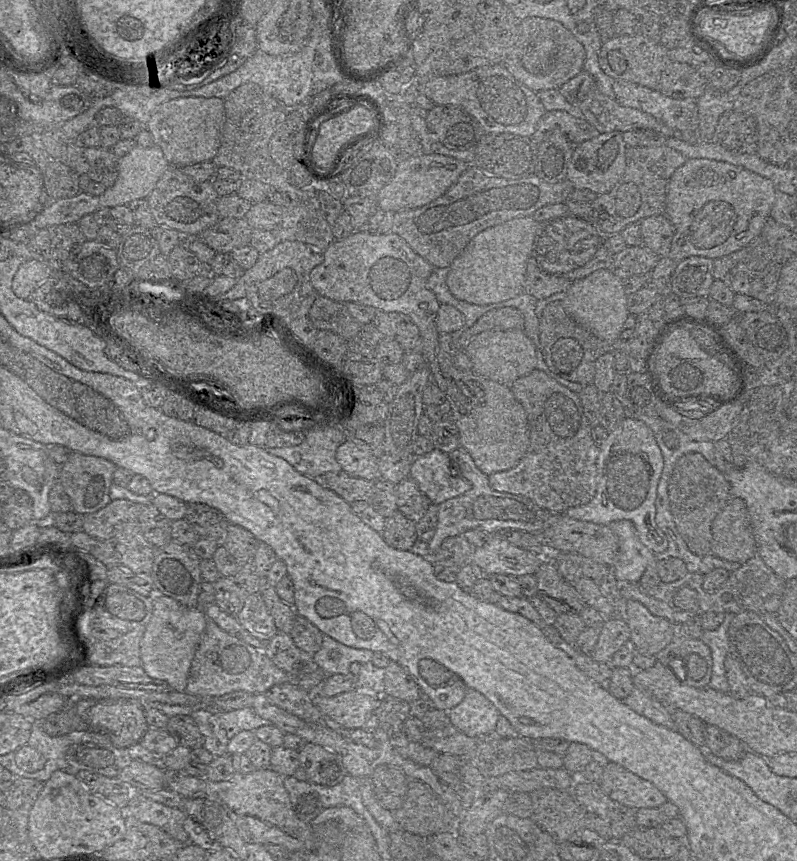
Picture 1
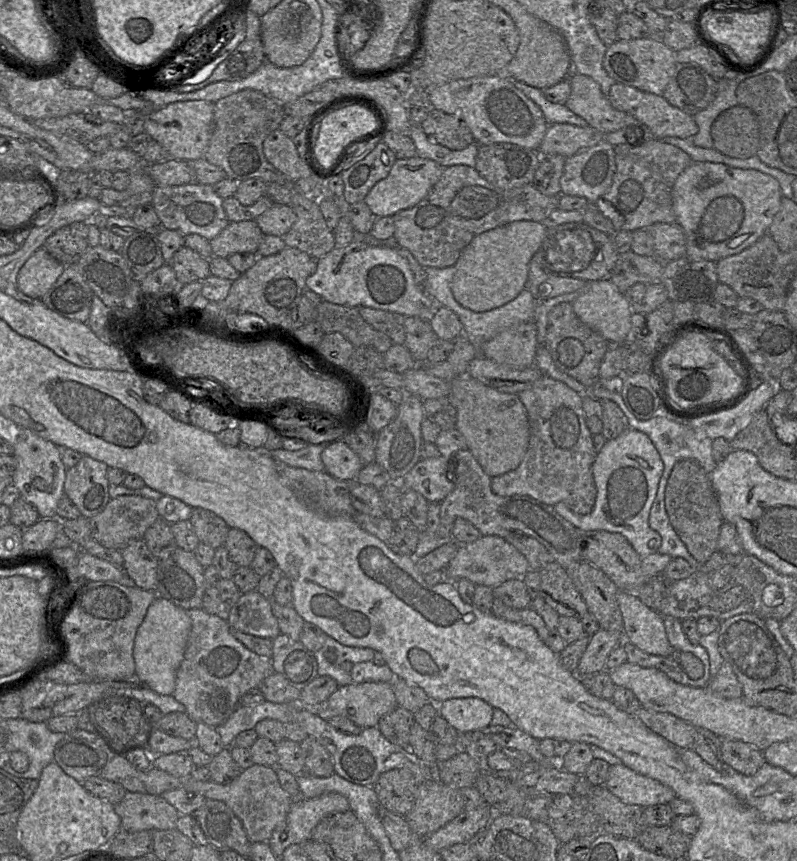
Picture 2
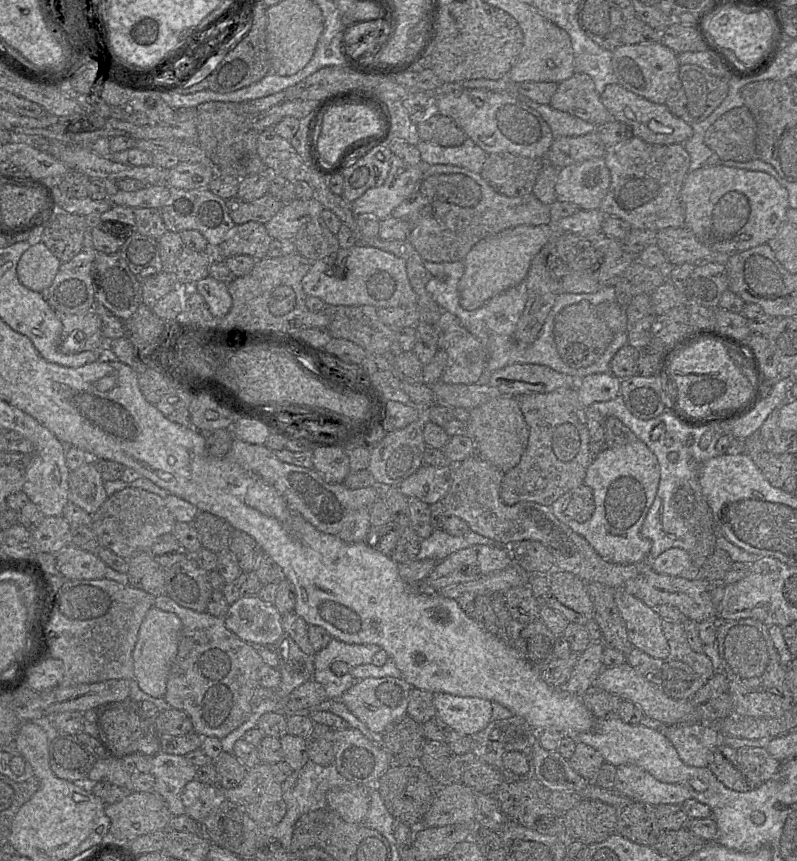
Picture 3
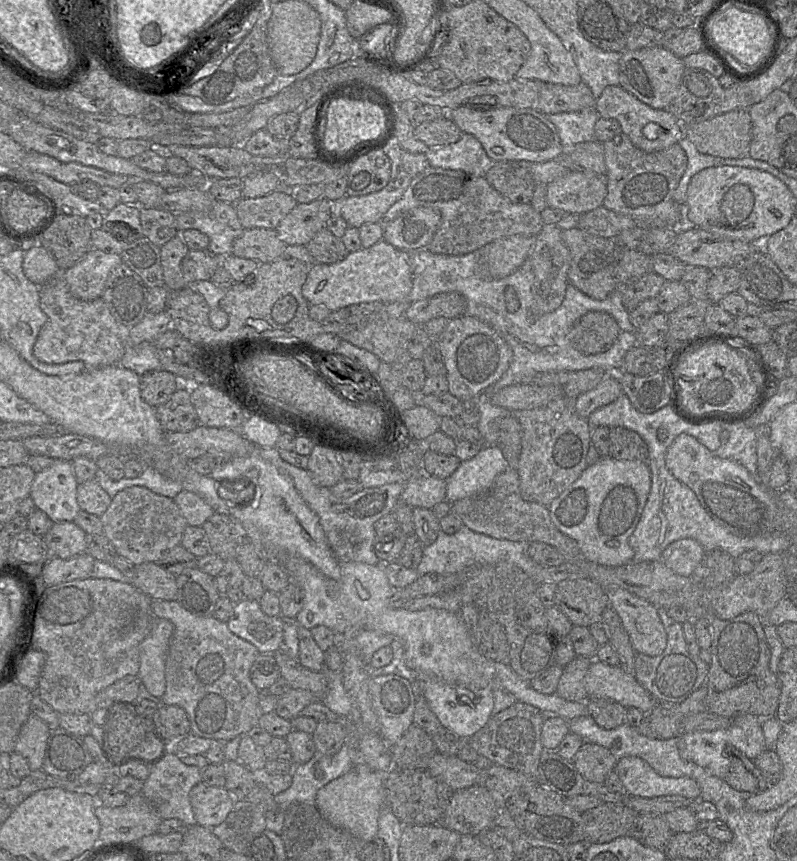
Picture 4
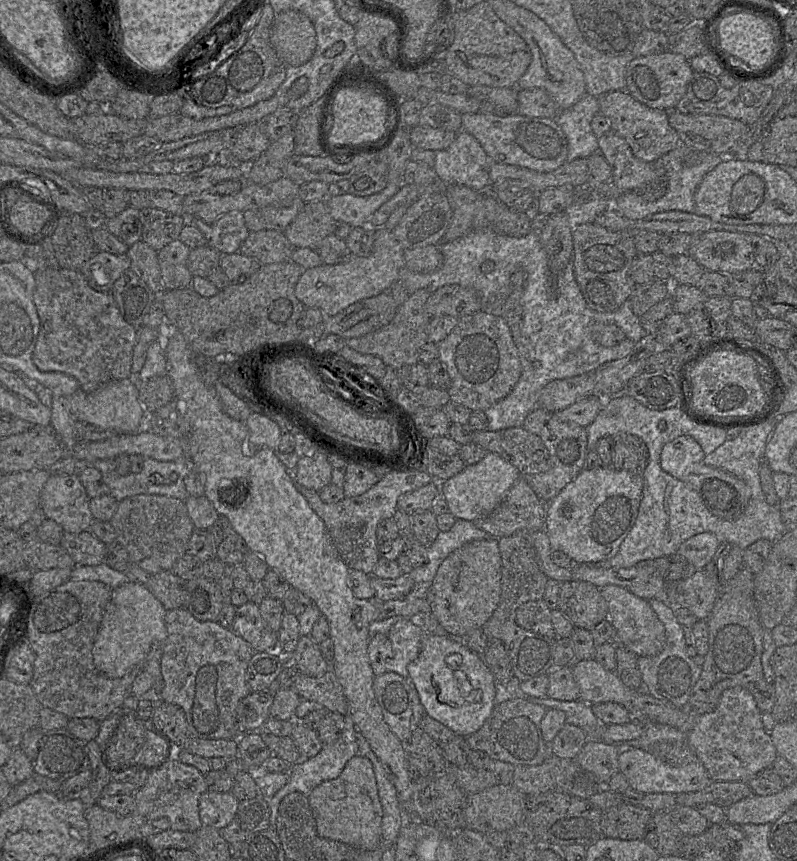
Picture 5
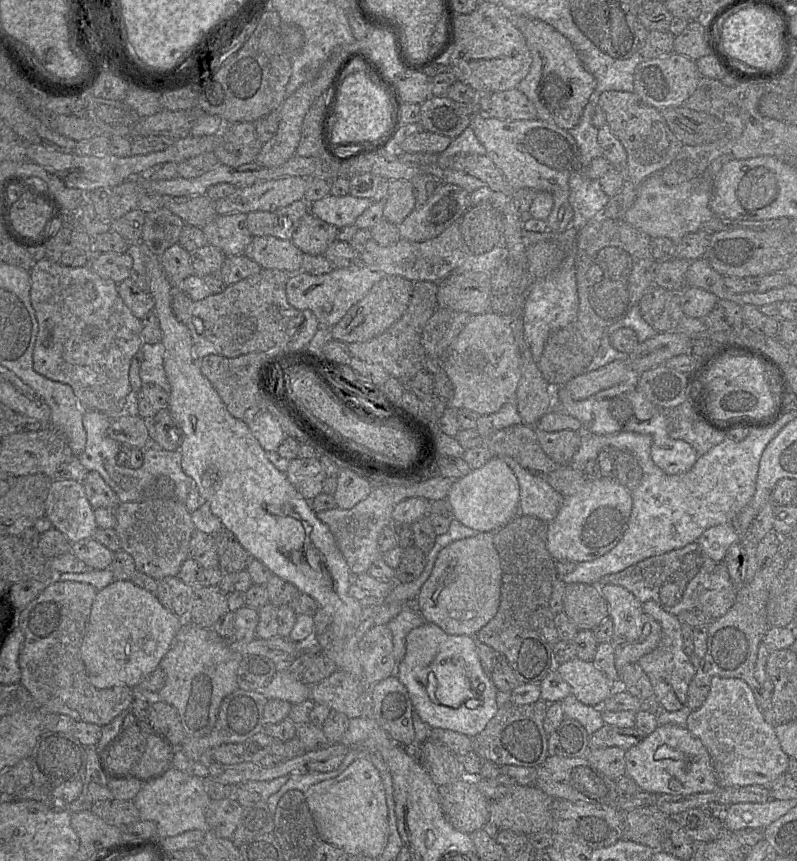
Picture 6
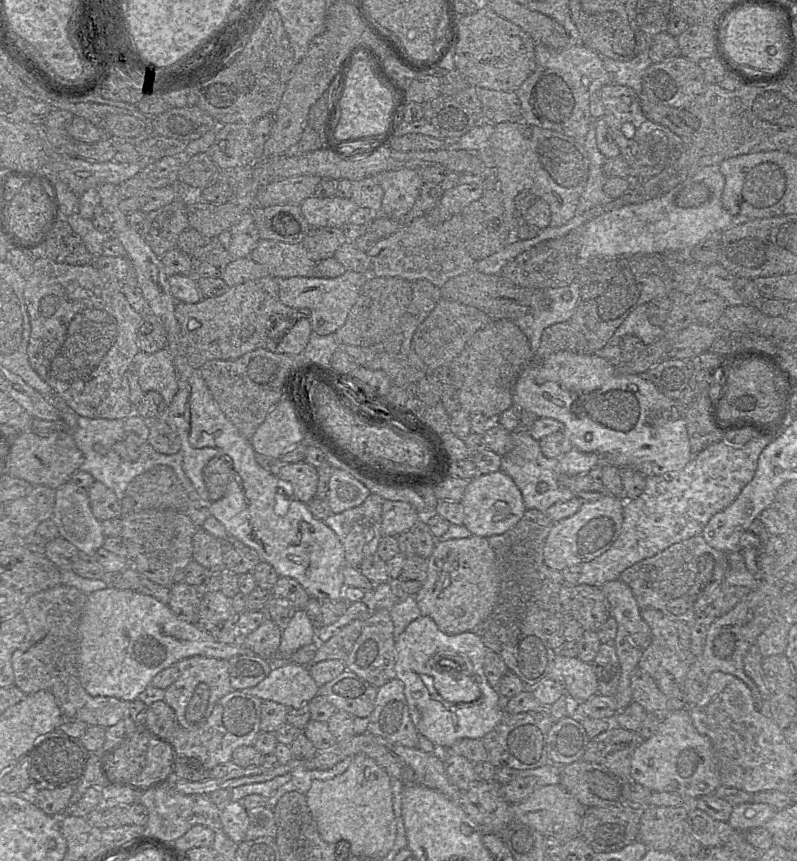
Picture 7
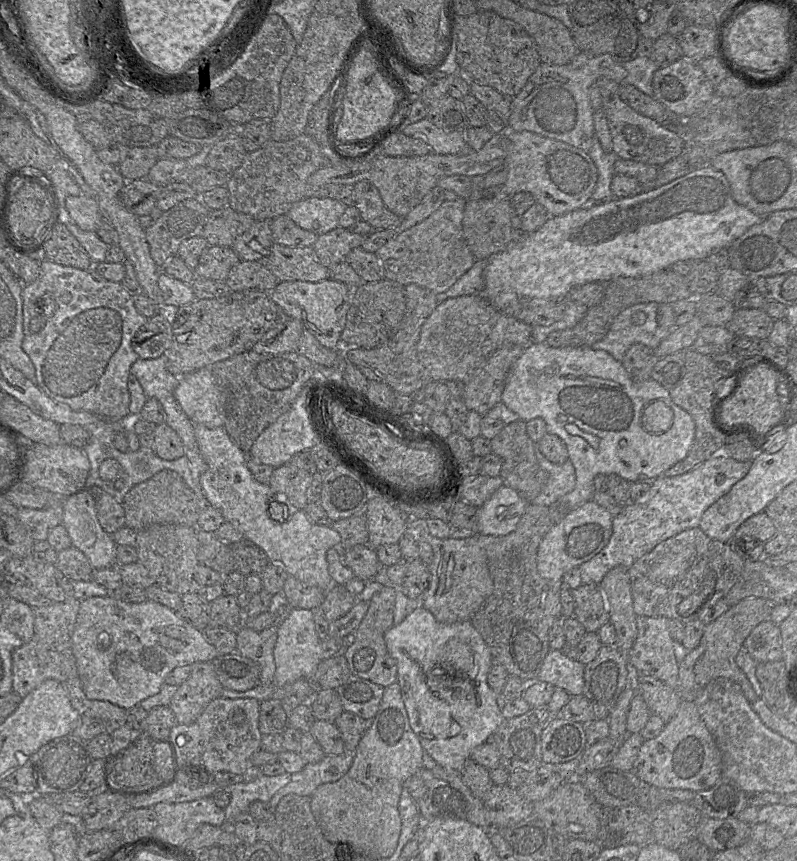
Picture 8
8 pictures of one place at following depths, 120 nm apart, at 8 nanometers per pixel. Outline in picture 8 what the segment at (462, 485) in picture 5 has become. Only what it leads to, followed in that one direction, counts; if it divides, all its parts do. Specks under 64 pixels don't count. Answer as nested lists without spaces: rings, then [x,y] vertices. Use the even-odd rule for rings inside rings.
[[[503,484],[478,508],[477,533],[505,536],[513,532],[529,503],[515,490]]]

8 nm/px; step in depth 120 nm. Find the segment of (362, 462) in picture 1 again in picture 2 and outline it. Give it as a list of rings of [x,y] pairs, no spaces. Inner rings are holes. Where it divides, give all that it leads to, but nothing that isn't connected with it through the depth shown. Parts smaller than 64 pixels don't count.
[[[343,441],[329,444],[321,453],[325,472],[336,480],[355,482],[363,464]]]

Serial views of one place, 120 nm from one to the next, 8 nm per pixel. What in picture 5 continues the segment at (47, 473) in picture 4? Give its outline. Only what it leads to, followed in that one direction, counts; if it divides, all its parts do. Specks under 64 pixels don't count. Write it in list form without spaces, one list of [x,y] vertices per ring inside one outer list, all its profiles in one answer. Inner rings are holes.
[[[78,474],[50,475],[42,488],[39,507],[64,532],[78,534],[89,530],[93,521],[89,500]]]

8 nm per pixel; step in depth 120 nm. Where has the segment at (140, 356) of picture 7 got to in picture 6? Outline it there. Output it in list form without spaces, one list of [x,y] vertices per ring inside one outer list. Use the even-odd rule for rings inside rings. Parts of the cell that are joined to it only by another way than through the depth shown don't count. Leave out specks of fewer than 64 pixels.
[[[161,342],[155,344],[143,343],[140,347],[143,361],[139,376],[143,385],[154,384],[166,392],[170,392],[170,385],[164,371],[164,346]]]

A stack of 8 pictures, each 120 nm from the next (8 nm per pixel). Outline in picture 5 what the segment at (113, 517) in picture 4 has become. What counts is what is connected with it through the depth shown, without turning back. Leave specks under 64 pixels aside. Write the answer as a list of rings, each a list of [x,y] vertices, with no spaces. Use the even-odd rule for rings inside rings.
[[[135,495],[118,502],[117,509],[110,520],[116,533],[116,541],[122,545],[131,560],[148,574],[173,571],[176,562],[187,553],[188,541],[195,529],[184,501],[162,495]]]

